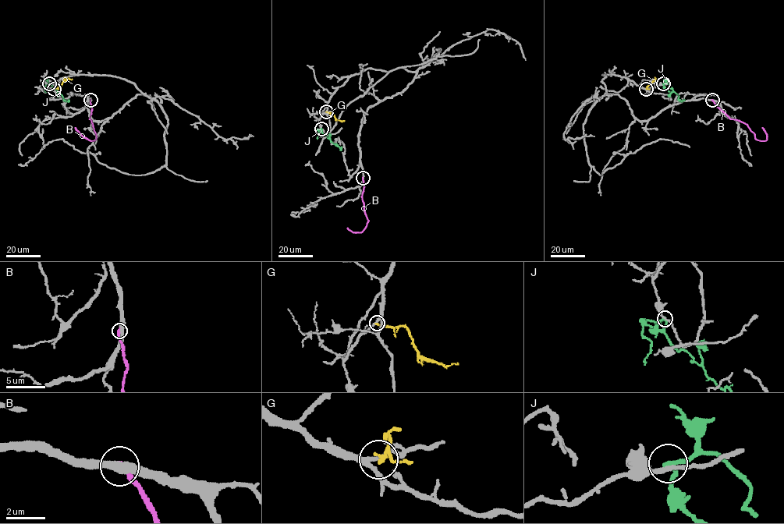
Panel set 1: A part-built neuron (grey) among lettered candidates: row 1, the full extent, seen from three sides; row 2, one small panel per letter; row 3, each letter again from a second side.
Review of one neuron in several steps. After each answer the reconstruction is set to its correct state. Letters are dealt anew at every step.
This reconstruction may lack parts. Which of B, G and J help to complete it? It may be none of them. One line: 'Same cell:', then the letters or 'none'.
Same cell: none

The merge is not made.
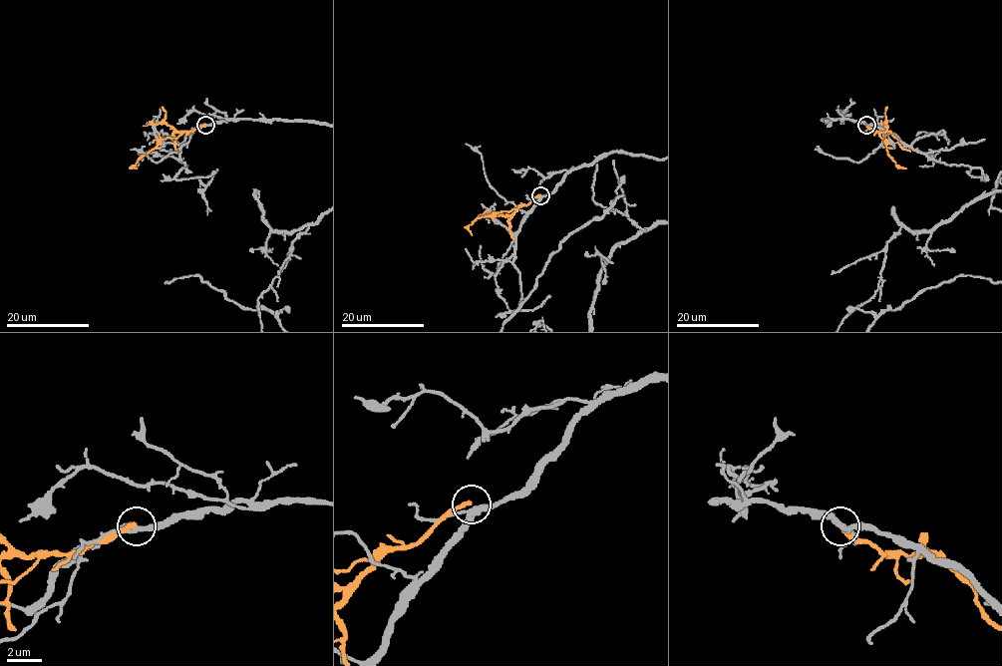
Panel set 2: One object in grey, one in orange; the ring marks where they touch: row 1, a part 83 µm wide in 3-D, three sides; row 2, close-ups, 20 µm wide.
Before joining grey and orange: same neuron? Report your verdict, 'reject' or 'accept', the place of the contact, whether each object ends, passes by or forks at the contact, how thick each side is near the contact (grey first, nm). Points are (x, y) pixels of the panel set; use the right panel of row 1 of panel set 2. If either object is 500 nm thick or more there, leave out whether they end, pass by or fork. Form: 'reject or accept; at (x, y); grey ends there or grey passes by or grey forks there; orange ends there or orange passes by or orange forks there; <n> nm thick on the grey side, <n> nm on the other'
reject; at (866, 125); grey forks there; orange ends there; 240 nm thick on the grey side, 240 nm on the other

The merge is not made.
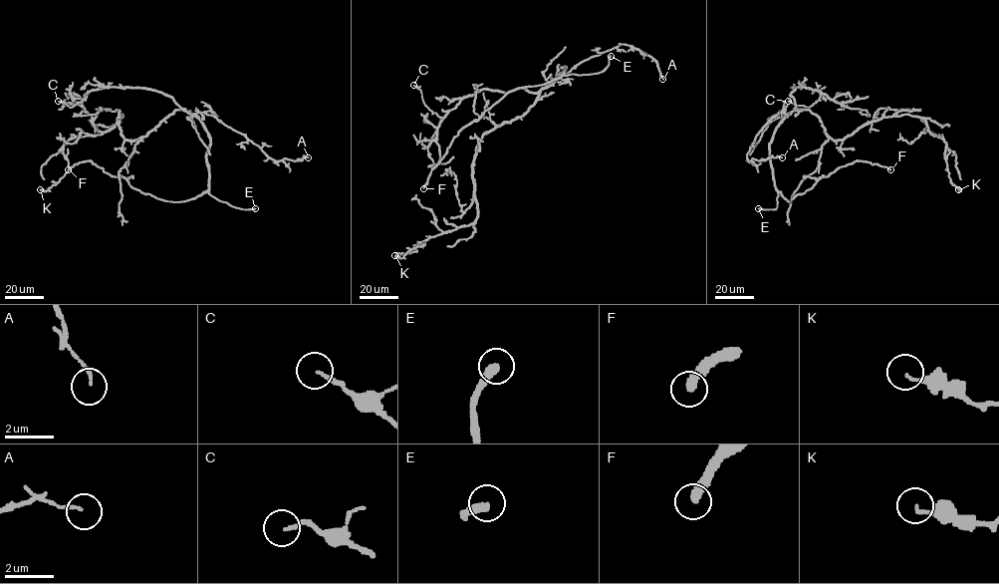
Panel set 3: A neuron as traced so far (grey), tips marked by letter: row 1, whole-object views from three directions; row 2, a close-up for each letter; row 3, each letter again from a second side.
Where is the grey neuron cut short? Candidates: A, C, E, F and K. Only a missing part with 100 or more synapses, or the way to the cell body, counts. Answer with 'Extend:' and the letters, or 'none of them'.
Extend: E, F

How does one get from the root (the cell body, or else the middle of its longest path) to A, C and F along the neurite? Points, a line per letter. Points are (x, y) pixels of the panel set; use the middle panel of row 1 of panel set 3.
A: (537, 98), (555, 78), (584, 61), (621, 44), (631, 46), (650, 56), (662, 79)
C: (537, 98), (522, 88), (479, 90), (442, 118), (413, 85)
F: (537, 98), (565, 67), (560, 78), (508, 92), (464, 127), (423, 188)

